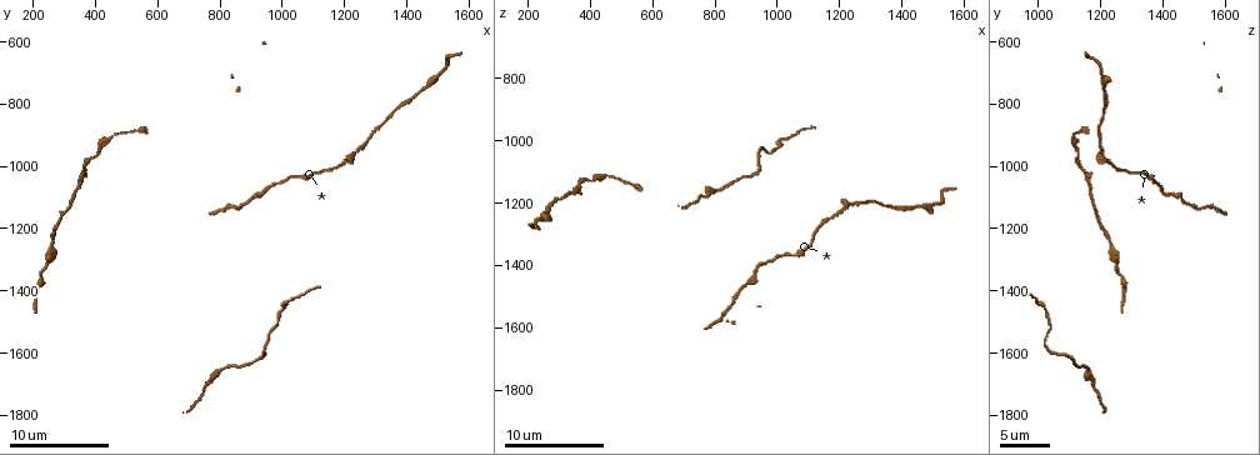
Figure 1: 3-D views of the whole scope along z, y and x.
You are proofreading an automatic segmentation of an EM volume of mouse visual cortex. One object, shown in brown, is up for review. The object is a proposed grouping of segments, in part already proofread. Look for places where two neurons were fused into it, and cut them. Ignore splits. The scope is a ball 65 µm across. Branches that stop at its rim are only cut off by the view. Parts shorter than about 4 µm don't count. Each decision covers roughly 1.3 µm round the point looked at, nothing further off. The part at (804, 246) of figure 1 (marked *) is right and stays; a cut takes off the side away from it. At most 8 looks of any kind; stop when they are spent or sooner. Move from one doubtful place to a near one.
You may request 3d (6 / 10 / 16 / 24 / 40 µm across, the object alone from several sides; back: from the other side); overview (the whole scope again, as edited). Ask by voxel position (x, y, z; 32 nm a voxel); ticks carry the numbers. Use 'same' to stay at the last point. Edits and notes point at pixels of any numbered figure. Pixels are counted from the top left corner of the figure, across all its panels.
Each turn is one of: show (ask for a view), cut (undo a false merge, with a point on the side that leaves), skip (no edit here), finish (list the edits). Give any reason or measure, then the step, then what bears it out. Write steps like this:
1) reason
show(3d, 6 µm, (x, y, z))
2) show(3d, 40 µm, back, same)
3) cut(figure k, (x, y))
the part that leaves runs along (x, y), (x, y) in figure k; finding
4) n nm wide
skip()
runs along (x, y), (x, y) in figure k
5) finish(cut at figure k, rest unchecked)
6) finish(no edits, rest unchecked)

sudden change in width
show(3d, 10 µm, (460, 890, 1120))

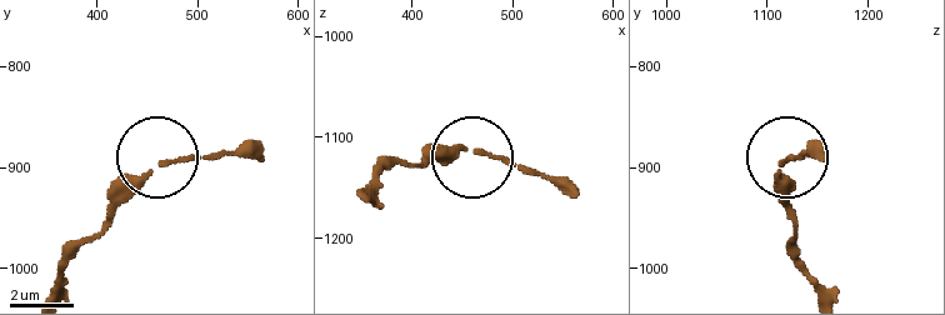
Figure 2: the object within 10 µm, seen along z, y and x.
skip()
one neuron here

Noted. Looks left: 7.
show(3d, 16 µm, (920, 1090, 1450))

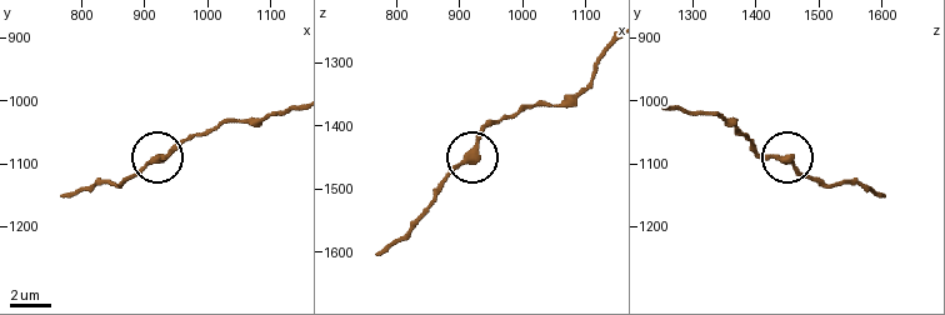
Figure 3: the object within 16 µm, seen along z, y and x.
skip()
runs along (261, 118), (218, 123), (188, 138), (124, 184) in figure 3; continuous, no second neuron

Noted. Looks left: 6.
show(3d, 6 µm, (1210, 980, 1200))

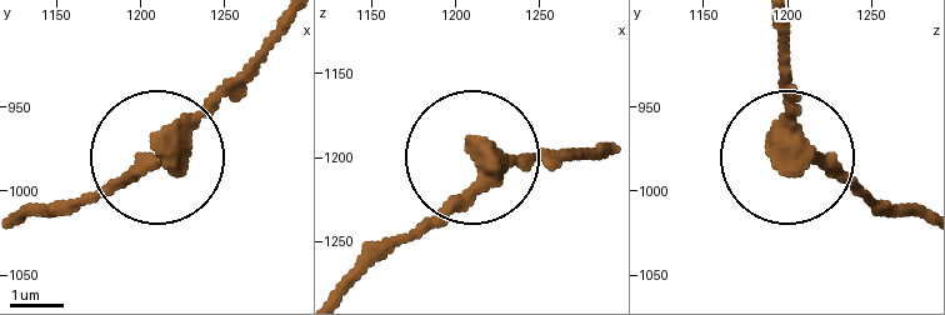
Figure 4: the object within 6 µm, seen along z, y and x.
show(3d, 6 µm, back, (1220, 984, 1200))

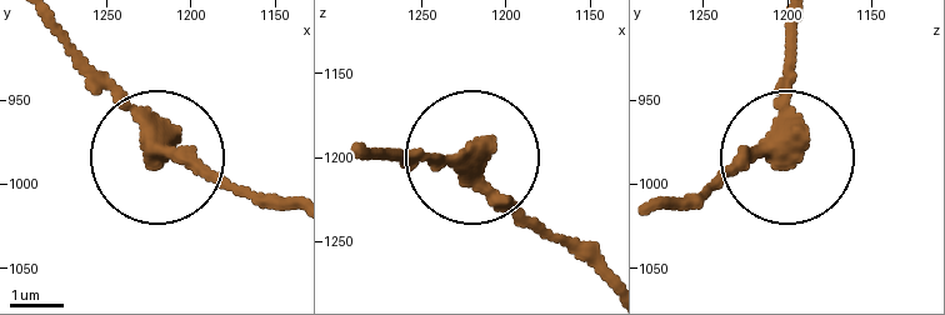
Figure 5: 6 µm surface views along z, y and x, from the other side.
side arm 17 µm
skip()
continuous, no second neuron

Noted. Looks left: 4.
calibre changes
show(3d, 16 µm, (810, 1650, 1150))

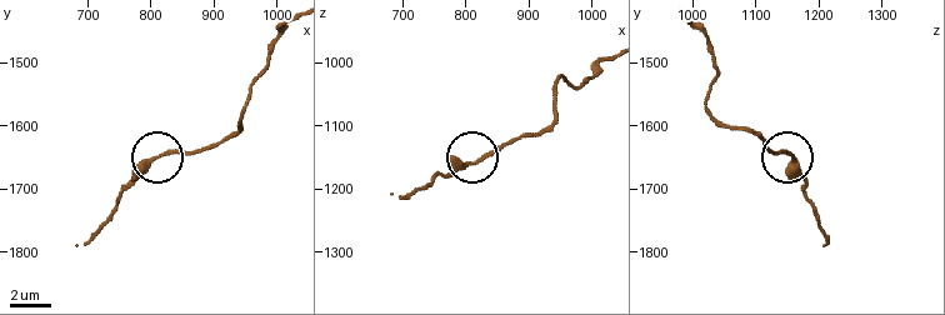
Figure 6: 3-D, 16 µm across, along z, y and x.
skip()
continuous, no second neuron

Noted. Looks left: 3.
finish(no edits, rest unchecked)

